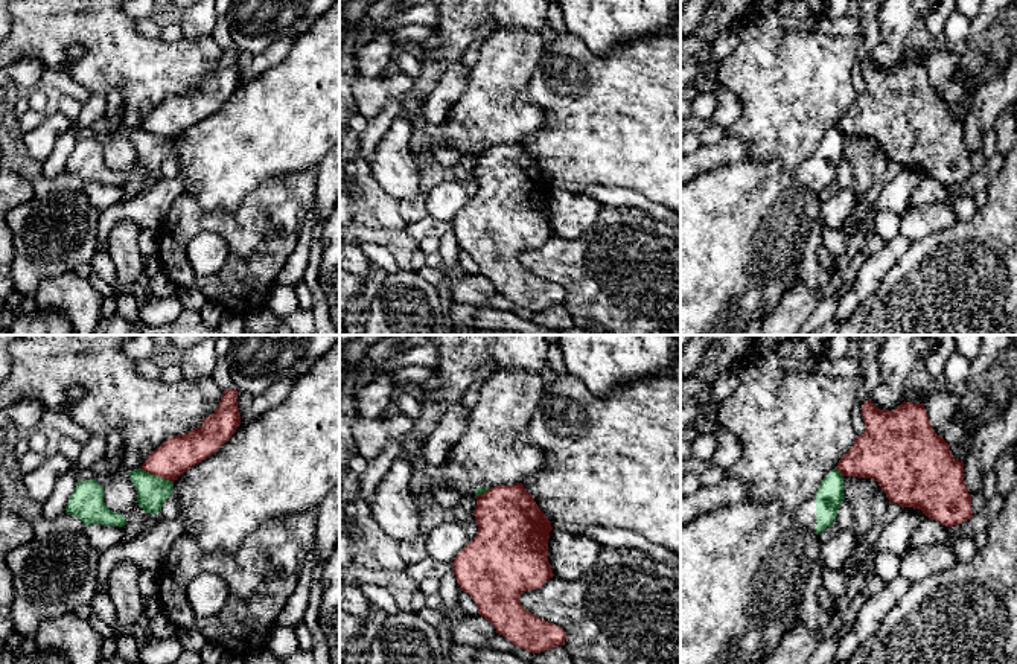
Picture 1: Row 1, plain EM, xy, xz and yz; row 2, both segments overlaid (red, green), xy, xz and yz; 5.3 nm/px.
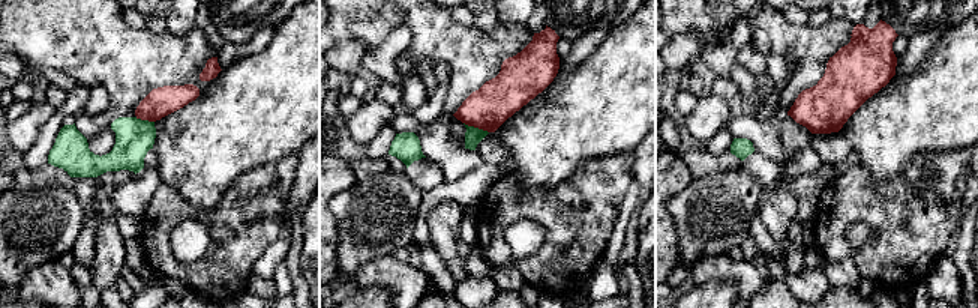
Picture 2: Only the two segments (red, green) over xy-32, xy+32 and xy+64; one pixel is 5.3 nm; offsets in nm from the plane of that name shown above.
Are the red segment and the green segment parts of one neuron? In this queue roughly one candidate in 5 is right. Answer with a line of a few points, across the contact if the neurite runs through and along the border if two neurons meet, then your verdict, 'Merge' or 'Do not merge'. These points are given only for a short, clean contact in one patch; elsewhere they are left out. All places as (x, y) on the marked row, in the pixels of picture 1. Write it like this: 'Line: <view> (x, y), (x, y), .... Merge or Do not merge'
Line: xy (139, 468), (172, 482). Do not merge

